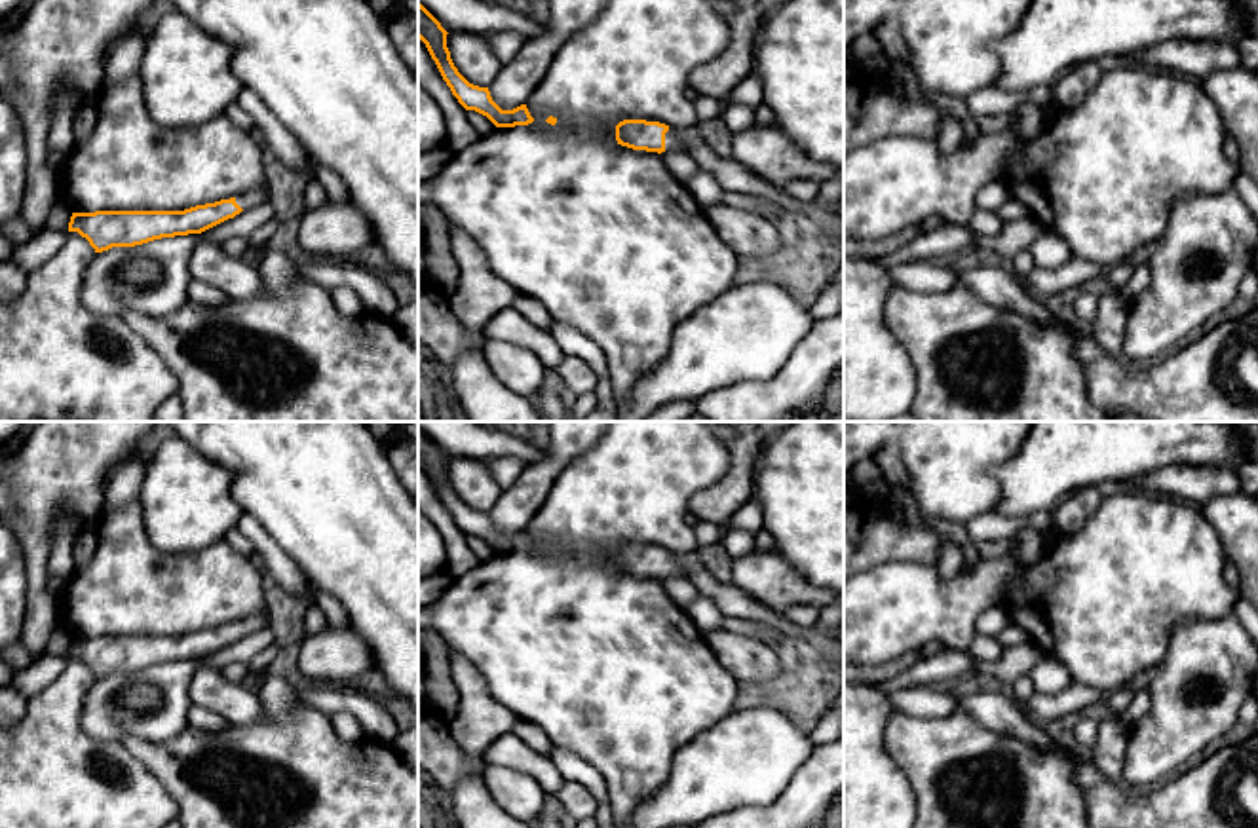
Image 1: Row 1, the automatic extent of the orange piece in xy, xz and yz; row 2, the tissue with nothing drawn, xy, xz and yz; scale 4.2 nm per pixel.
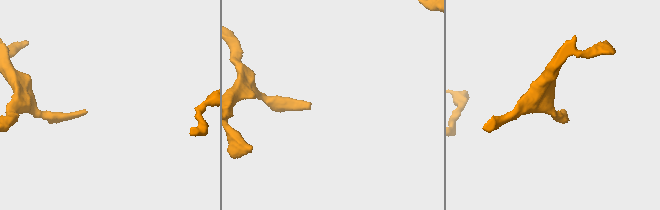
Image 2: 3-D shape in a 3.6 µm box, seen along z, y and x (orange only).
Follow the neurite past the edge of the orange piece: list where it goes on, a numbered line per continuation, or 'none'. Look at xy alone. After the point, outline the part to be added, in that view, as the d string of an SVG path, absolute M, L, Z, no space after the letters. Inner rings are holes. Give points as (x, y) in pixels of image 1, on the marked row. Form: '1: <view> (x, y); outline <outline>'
1: xy (247, 200); outline M262 184L262 186L260 186L258 190L255 190L255 192L245 192L245 194L238 196L238 198L236 198L236 203L238 203L243 211L247 211L247 209L253 209L253 207L268 201L268 198L270 198L270 188L268 188L268 184Z

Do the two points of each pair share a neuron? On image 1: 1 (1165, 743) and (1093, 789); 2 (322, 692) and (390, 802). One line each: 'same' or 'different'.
1: different
2: different

